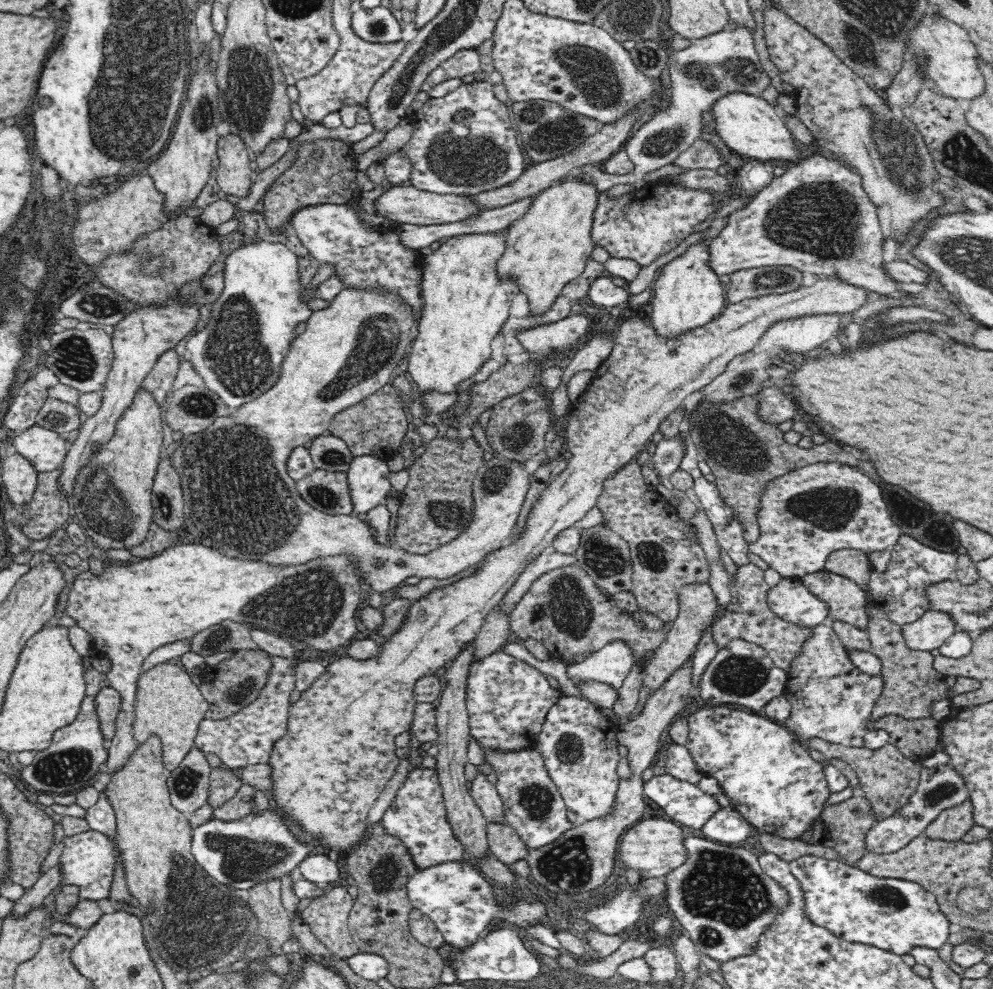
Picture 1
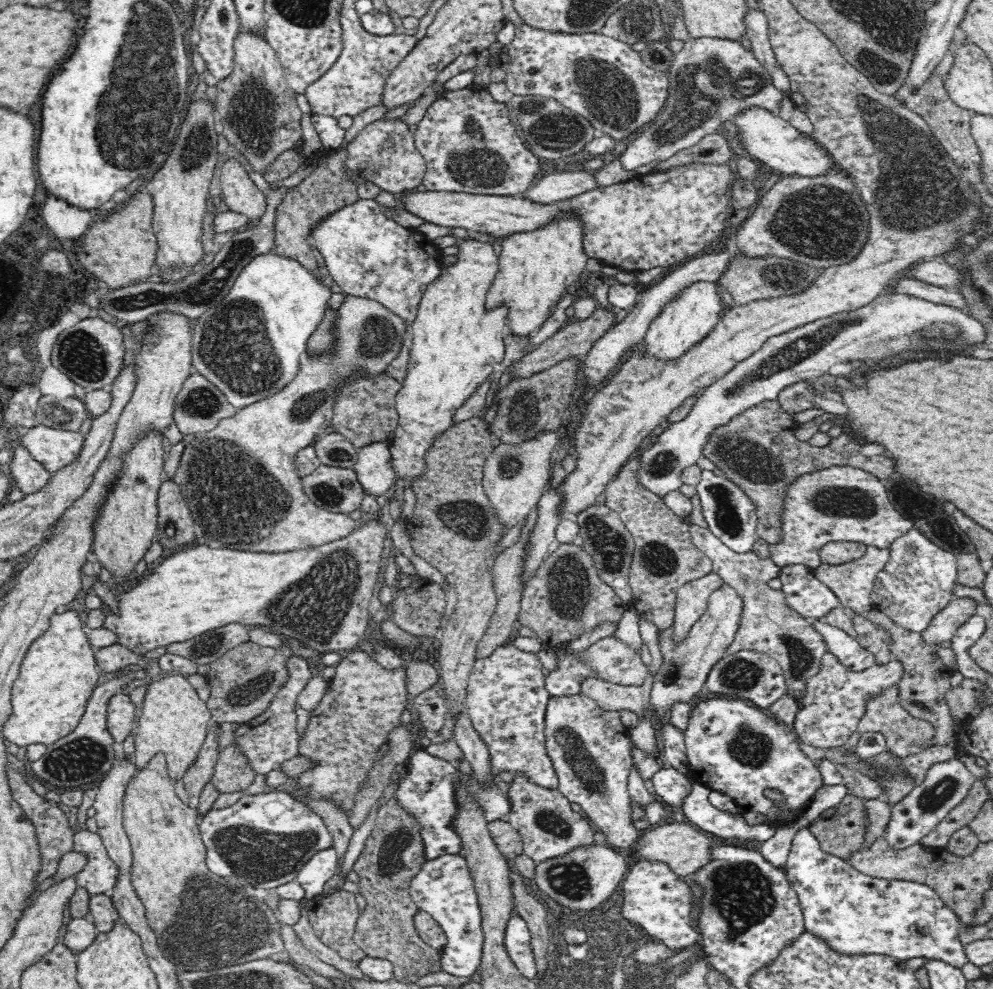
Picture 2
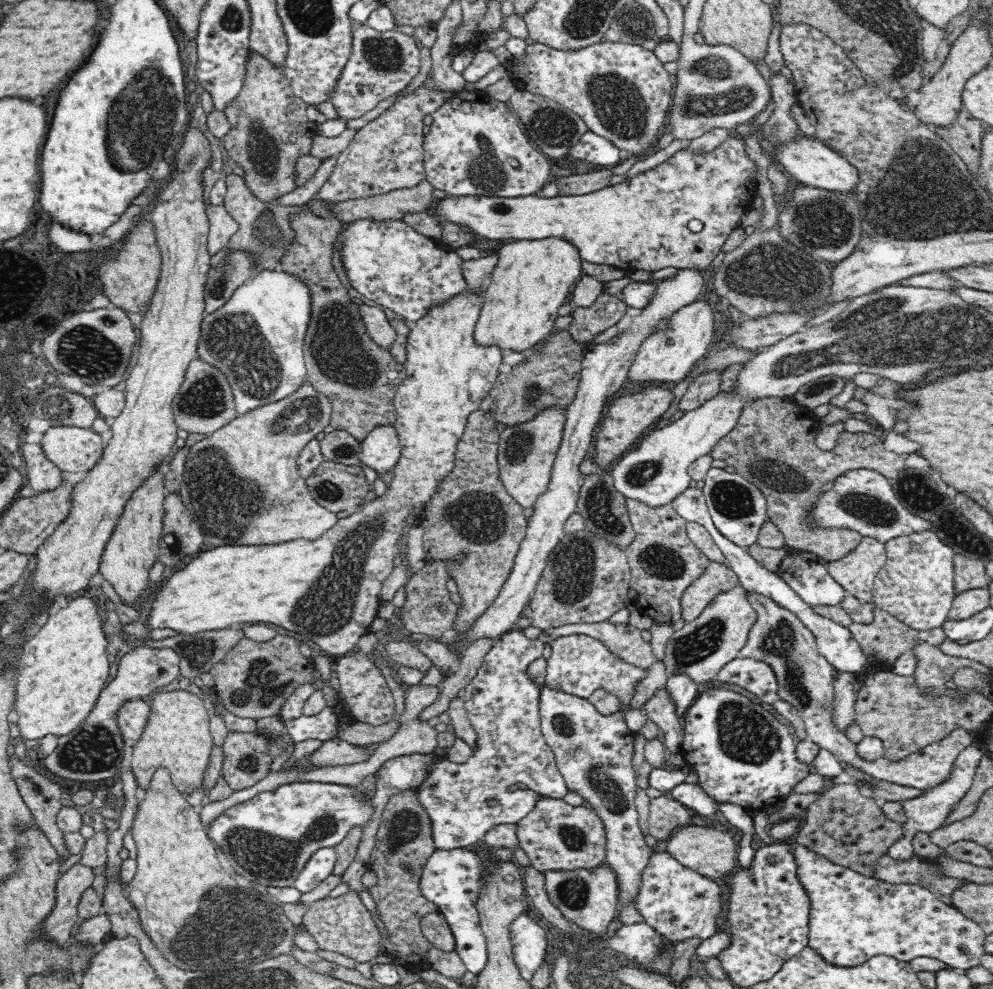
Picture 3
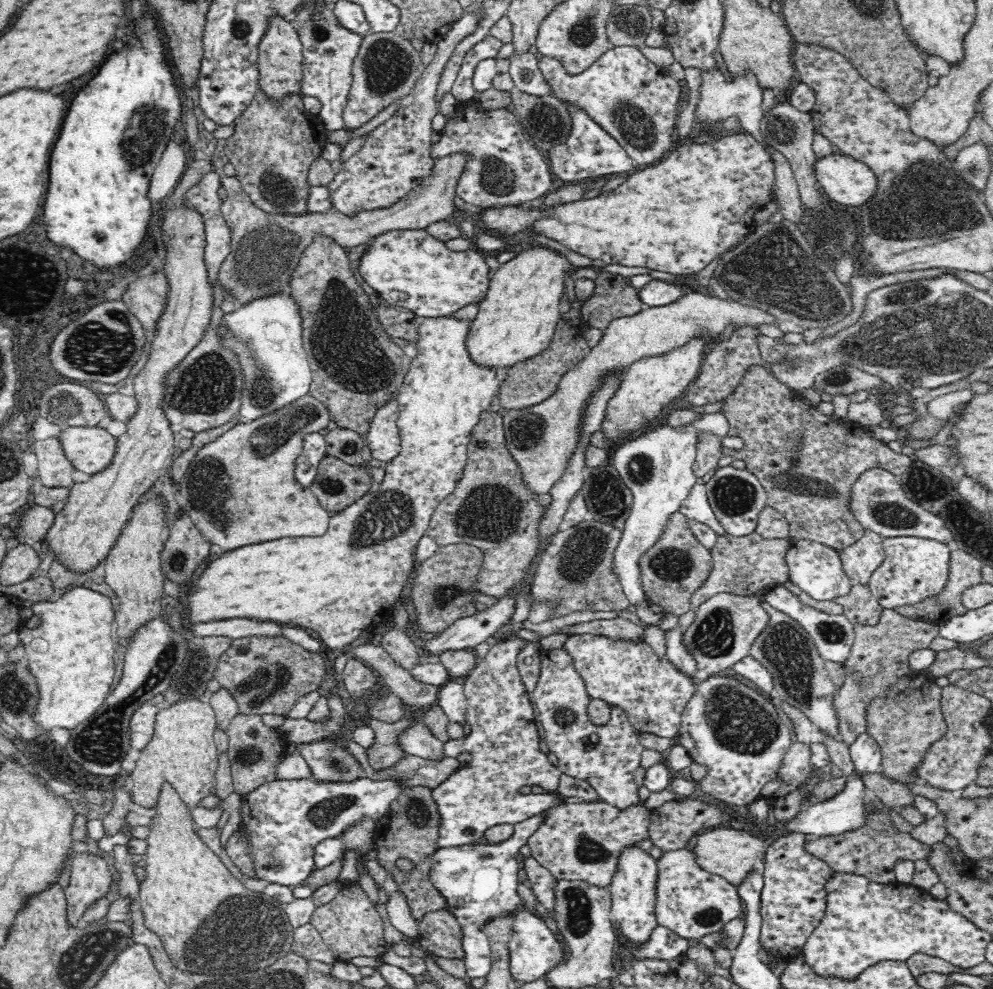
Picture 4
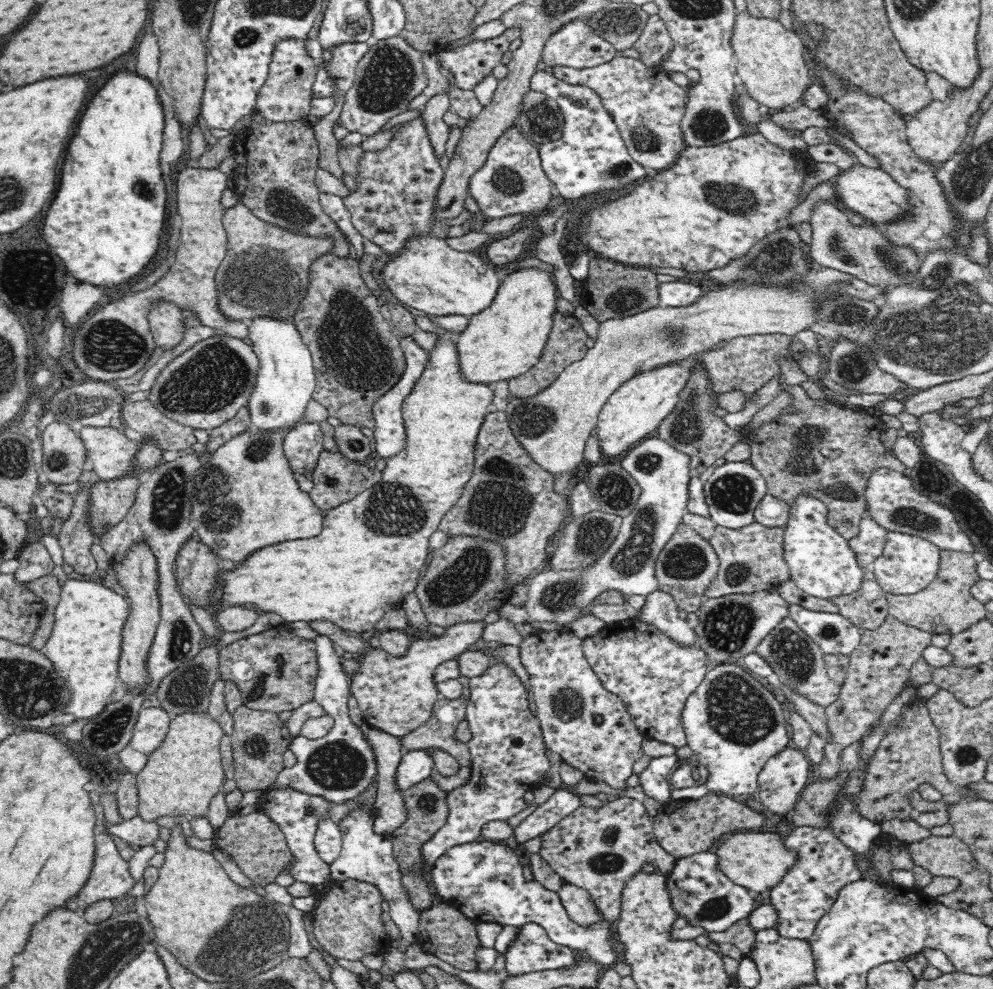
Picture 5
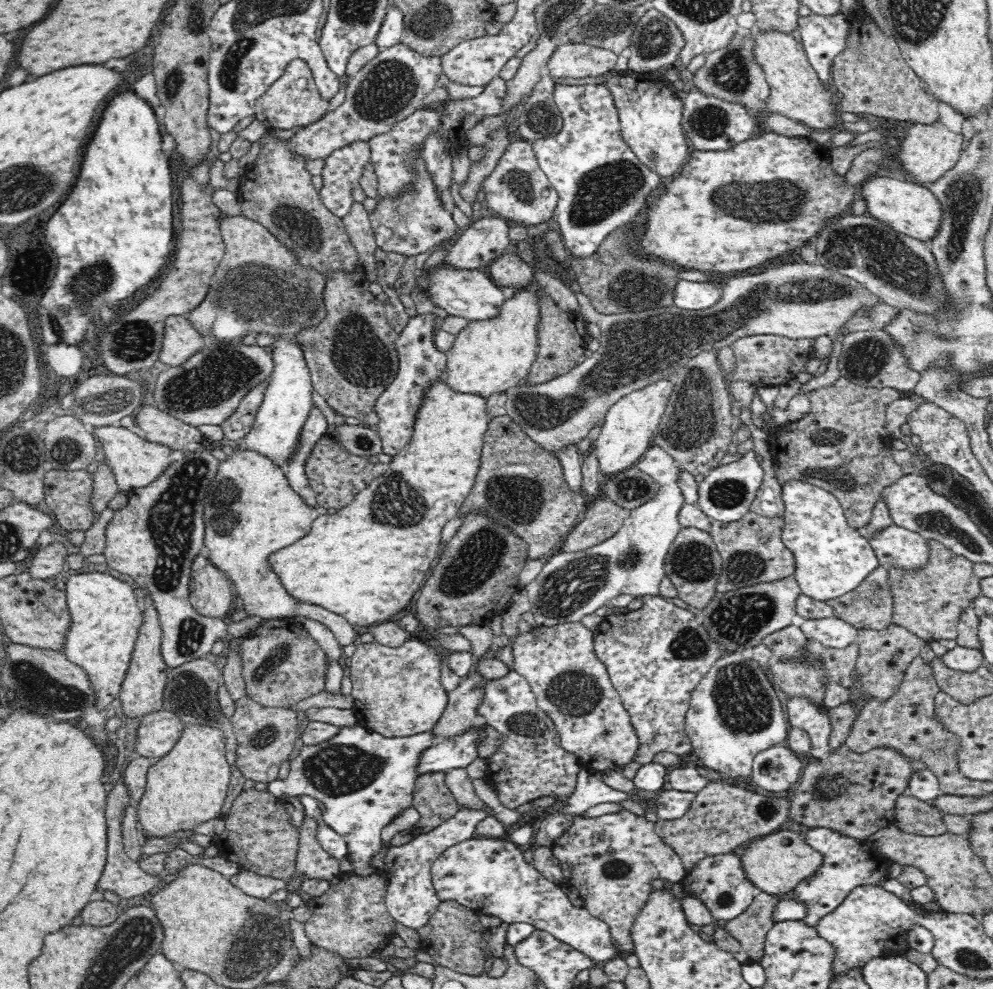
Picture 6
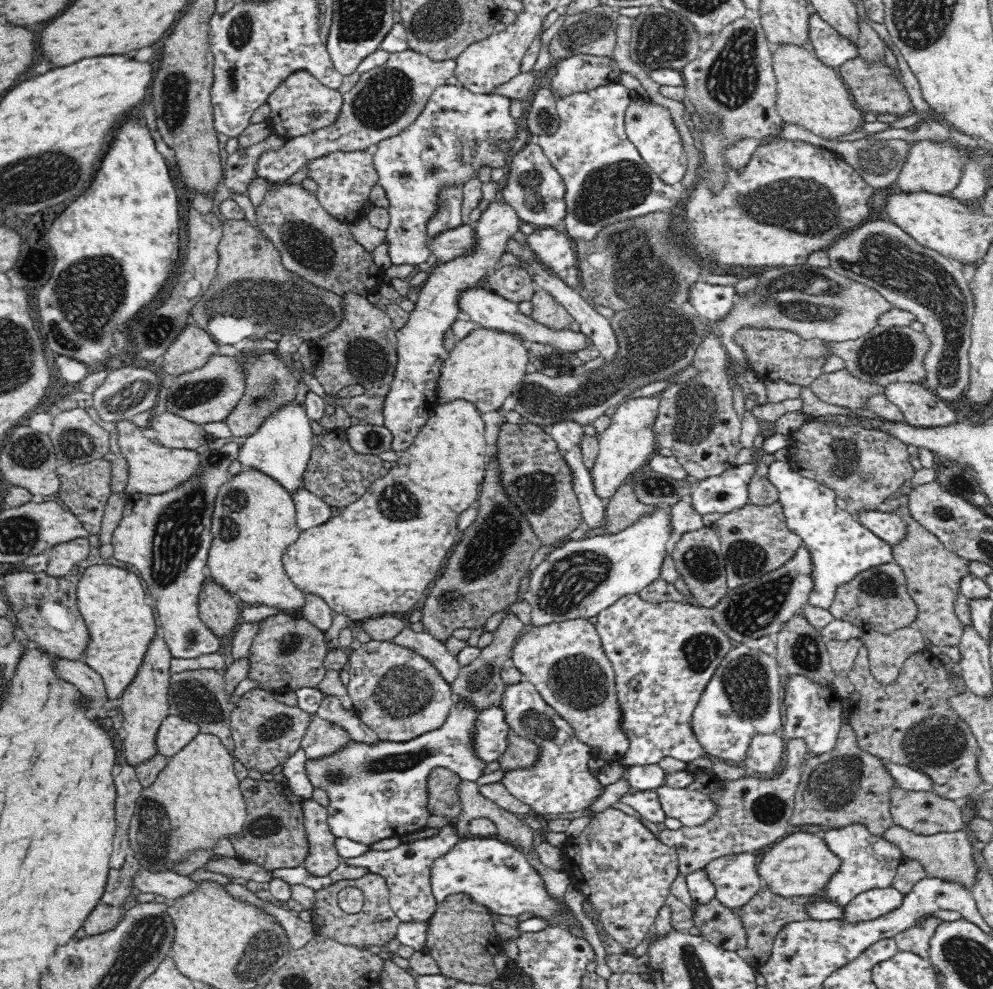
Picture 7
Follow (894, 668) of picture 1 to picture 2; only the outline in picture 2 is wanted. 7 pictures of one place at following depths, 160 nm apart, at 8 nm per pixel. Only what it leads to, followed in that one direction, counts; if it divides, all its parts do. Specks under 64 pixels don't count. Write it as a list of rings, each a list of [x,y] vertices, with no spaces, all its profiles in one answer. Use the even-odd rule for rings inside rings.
[[[876,608],[868,610],[864,615],[872,621],[872,624],[875,624],[878,630],[888,633],[888,640],[885,642],[889,646],[894,661],[902,664],[902,676],[896,684],[896,695],[900,706],[912,717],[922,719],[934,727],[936,732],[936,739],[932,742],[934,746],[952,744],[956,740],[955,735],[959,725],[951,717],[945,694],[950,690],[950,676],[953,670],[944,665],[938,657],[935,646],[922,641],[922,635],[919,632],[898,626],[890,617]]]

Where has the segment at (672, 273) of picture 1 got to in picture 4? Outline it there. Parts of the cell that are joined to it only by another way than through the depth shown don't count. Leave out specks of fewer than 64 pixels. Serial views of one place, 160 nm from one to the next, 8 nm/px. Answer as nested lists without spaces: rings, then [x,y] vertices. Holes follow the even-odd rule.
[[[698,334],[686,344],[672,348],[664,354],[644,356],[632,362],[624,371],[618,390],[608,402],[606,416],[602,423],[602,433],[607,443],[615,444],[620,439],[625,440],[630,436],[628,432],[642,430],[654,418],[662,416],[664,414],[662,410],[666,410],[666,406],[674,402],[674,398],[678,398],[700,372],[705,356],[704,346],[706,346],[706,338]]]

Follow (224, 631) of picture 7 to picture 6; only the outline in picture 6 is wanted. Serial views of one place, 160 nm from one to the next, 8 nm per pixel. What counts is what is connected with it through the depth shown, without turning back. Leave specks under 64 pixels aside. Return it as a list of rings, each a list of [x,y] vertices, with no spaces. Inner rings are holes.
[[[204,552],[196,556],[192,560],[191,570],[191,588],[188,591],[188,598],[192,606],[202,616],[212,616],[212,618],[221,618],[227,621],[232,606],[232,583],[225,572],[221,572],[219,568],[209,559],[209,556]]]

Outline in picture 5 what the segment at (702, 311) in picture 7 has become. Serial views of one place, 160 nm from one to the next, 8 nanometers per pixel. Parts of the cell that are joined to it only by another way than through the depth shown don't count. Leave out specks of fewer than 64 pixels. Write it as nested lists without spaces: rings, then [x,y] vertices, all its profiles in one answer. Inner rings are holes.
[[[685,279],[659,283],[656,289],[658,289],[658,306],[662,308],[688,306],[705,293],[699,284]]]

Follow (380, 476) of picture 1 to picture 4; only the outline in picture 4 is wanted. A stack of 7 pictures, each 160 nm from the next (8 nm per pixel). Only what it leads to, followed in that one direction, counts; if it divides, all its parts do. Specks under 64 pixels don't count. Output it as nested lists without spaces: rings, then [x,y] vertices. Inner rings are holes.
[[[395,394],[394,399],[376,411],[365,438],[374,460],[390,462],[400,454],[401,436],[397,427],[399,412]]]

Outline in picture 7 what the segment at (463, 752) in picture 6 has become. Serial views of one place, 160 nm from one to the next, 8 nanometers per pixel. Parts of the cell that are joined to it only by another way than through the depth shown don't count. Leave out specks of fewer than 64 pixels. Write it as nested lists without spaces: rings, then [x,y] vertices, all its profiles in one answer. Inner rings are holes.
[[[500,707],[481,710],[474,720],[470,745],[474,755],[485,763],[494,762],[506,750],[506,736],[510,729],[504,721],[504,711]]]

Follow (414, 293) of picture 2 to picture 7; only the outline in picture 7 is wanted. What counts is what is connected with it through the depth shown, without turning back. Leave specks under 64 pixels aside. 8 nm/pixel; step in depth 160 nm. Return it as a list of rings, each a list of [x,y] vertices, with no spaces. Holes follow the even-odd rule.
[[[466,286],[458,294],[458,307],[462,316],[484,328],[495,328],[502,332],[511,332],[521,336],[527,343],[540,342],[549,348],[559,348],[559,350],[569,350],[572,353],[586,348],[592,341],[581,331],[568,331],[568,329],[549,329],[548,327],[535,322],[533,319],[524,316],[518,309],[518,304],[480,286]]]

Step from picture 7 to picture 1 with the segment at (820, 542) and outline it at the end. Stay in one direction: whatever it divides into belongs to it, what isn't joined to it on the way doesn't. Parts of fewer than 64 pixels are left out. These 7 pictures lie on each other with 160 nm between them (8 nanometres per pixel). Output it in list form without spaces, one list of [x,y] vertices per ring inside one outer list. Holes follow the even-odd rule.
[[[782,578],[778,586],[774,586],[767,593],[766,602],[770,610],[782,619],[798,627],[809,628],[822,625],[828,617],[828,605],[818,598],[815,598],[800,582],[800,578]]]

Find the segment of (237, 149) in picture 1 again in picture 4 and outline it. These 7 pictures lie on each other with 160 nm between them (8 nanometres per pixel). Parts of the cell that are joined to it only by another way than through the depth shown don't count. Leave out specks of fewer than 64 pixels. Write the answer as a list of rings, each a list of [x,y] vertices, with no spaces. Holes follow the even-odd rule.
[[[458,153],[448,155],[437,160],[430,170],[429,176],[421,180],[421,184],[410,190],[408,194],[396,200],[392,206],[386,208],[372,208],[372,210],[356,210],[351,214],[344,214],[332,208],[326,212],[312,212],[306,210],[298,215],[284,215],[266,212],[258,208],[242,189],[242,184],[236,177],[226,176],[221,184],[226,189],[226,198],[222,200],[221,211],[231,228],[231,250],[224,258],[218,277],[218,287],[223,287],[235,296],[237,304],[246,304],[248,300],[268,296],[272,292],[291,294],[290,284],[286,274],[296,268],[302,250],[314,240],[316,234],[323,234],[335,240],[340,246],[358,246],[368,243],[368,240],[382,232],[392,230],[425,229],[426,226],[452,216],[454,212],[454,198],[456,198],[456,184],[464,171],[466,155]],[[260,252],[280,252],[282,264],[266,262],[268,256]],[[284,254],[288,256],[284,256]],[[288,270],[288,272],[286,272]]]

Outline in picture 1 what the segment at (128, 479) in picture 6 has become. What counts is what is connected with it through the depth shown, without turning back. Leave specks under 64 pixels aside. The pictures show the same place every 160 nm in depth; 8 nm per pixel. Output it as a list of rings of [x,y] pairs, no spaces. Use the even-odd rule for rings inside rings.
[[[38,425],[21,431],[10,444],[11,450],[28,459],[39,473],[60,469],[69,447],[60,433]]]

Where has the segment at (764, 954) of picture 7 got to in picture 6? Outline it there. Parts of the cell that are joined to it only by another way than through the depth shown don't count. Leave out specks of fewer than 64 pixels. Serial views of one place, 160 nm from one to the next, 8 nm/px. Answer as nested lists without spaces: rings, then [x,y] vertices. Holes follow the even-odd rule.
[[[758,892],[742,915],[725,924],[728,935],[740,941],[741,950],[737,955],[740,961],[755,962],[764,954],[764,938],[774,926],[772,910],[780,899],[777,895]]]

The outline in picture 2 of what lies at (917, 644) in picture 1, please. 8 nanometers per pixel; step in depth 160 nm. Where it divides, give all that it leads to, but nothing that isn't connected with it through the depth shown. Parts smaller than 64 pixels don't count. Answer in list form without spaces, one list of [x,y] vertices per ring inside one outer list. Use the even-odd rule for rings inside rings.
[[[952,599],[930,620],[930,624],[922,632],[922,641],[933,646],[952,636],[976,612],[976,603],[972,599]]]

